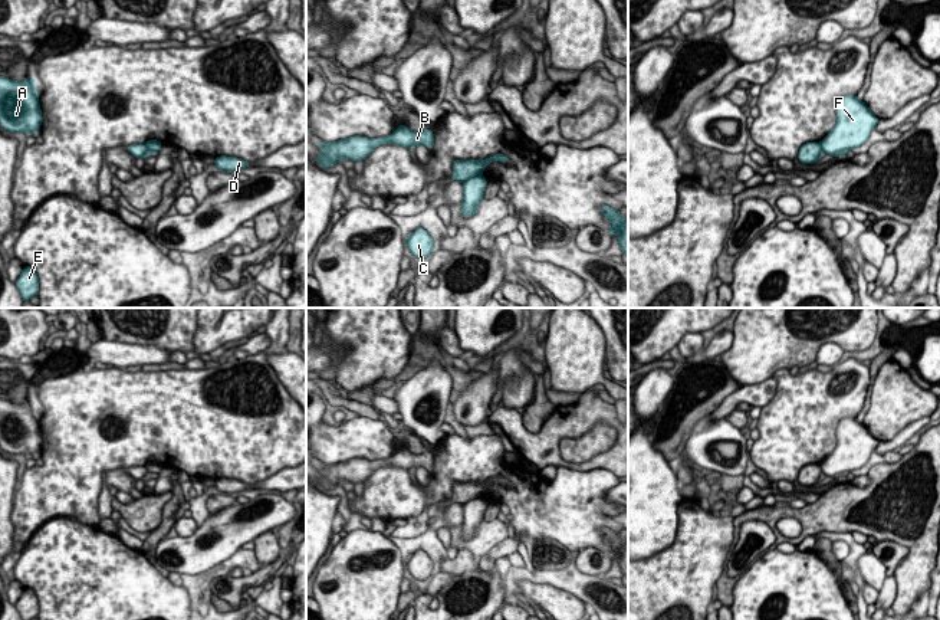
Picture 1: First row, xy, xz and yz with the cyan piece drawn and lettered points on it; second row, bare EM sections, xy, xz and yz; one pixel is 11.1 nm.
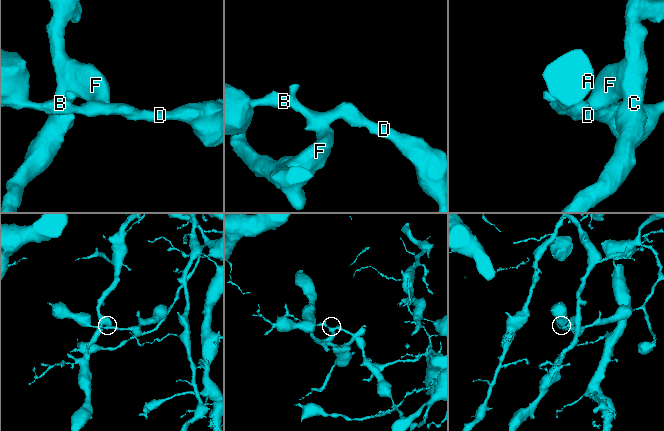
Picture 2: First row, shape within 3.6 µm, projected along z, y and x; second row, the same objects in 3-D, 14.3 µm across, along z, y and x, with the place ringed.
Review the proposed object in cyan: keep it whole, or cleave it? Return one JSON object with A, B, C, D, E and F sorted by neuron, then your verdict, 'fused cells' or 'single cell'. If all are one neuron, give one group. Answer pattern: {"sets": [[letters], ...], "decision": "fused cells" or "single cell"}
{"sets": [["A", "B", "D"], ["C", "E", "F"]], "decision": "fused cells"}

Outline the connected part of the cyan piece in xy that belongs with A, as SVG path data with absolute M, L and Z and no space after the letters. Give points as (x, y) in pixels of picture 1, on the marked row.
M0 76L0 127L36 135L42 121L34 78L16 82Z

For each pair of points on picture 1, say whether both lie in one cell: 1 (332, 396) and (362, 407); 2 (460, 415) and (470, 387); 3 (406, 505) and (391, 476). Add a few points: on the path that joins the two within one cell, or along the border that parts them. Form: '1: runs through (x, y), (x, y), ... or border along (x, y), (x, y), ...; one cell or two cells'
1: runs through (339, 402), (355, 406); one cell
2: runs through (467, 407), (470, 394); one cell
3: runs through (398, 498), (391, 491), (391, 484); one cell

